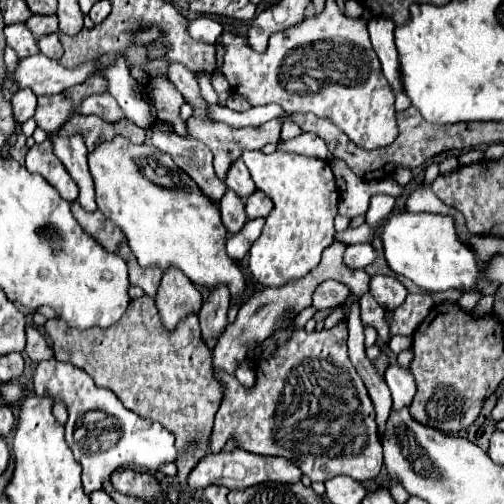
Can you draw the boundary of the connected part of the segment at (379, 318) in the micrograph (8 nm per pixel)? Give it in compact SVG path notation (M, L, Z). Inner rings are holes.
M364 294L361 297L361 320L363 320L363 324L367 326L367 324L373 324L375 328L377 328L377 332L379 332L379 338L387 344L391 338L391 334L389 334L389 326L387 326L387 322L383 320L383 311L385 311L371 296L371 294Z

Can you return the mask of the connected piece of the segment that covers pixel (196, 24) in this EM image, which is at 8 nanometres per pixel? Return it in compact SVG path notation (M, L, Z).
M199 16L195 20L191 20L191 26L189 26L189 34L197 40L197 42L203 42L203 44L215 44L219 40L219 36L223 34L223 26L209 18L209 16Z

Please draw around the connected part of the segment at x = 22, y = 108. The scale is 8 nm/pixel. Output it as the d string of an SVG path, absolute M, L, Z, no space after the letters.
M17 90L17 94L11 98L11 106L13 106L13 116L23 124L33 116L37 106L37 96L31 90Z

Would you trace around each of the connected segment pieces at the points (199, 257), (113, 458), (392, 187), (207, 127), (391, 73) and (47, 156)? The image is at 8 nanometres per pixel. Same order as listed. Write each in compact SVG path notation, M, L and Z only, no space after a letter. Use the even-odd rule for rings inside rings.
M117 136L111 142L103 142L97 150L89 154L89 170L95 180L99 210L127 236L127 242L137 256L141 268L159 268L163 272L169 268L179 268L193 284L207 286L207 290L215 290L217 286L225 284L233 298L245 292L245 276L237 262L225 252L229 232L221 222L219 204L205 196L201 188L197 188L195 182L181 168L177 168L169 154L157 150L149 142L137 146L127 140L125 144L125 138Z
M49 358L37 364L35 376L35 394L49 396L53 402L63 402L69 412L69 420L65 424L65 440L73 450L77 462L83 466L83 488L89 492L101 490L103 482L117 468L135 466L145 470L159 470L163 464L177 462L179 452L175 448L175 436L165 430L161 424L153 420L145 420L139 414L127 410L123 402L107 388L95 386L93 378L83 370L69 362L59 362L57 358ZM87 412L103 412L105 418L97 422L85 422ZM125 432L125 450L111 450L119 444L121 434Z
M333 158L331 162L331 170L335 170L337 178L343 178L347 182L345 192L339 198L339 214L353 218L359 214L365 214L369 208L369 198L371 194L391 194L391 196L399 196L401 194L401 186L387 178L387 180L379 180L379 182L361 182L361 178L357 178L349 166L345 166L345 162Z
M191 116L189 122L187 122L189 134L193 138L201 140L213 152L213 156L215 156L215 174L217 174L219 180L225 180L229 166L243 154L243 150L261 150L269 142L277 144L279 138L281 138L281 126L283 126L281 118L273 118L273 120L269 120L269 122L265 122L265 124L257 126L257 128L231 128L231 126L223 124L223 122L199 120L195 116Z
M373 18L369 20L369 36L373 42L373 48L381 60L383 66L383 74L387 78L387 82L391 84L393 92L395 92L395 108L397 110L405 110L411 102L403 90L403 82L401 82L401 64L399 64L399 56L397 56L397 46L395 46L395 28L393 22L389 20L379 20Z
M47 136L47 140L43 144L35 144L29 152L27 152L27 162L25 168L29 172L41 174L59 194L63 200L77 200L77 184L73 182L73 178L69 178L69 172L65 170L65 166L61 164L61 160L53 154L53 142L51 136Z

